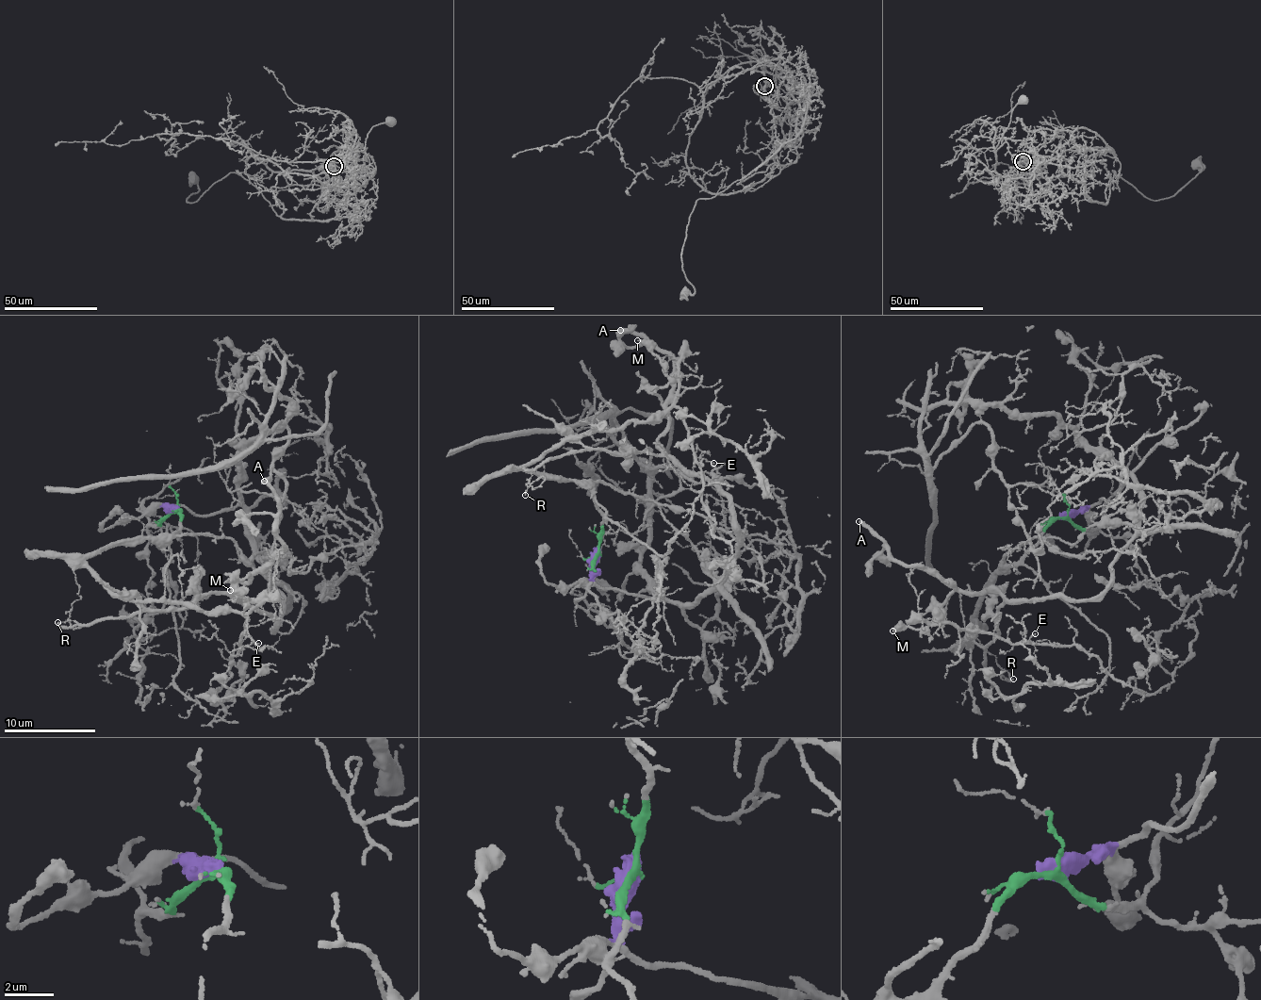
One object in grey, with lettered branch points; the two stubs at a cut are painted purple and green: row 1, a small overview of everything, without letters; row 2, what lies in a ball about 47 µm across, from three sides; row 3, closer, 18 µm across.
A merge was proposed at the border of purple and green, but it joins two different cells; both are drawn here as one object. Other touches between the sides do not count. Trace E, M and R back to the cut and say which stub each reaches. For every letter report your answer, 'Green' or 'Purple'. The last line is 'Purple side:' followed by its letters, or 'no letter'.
E: Green
M: Purple
R: Green
Purple side: M

